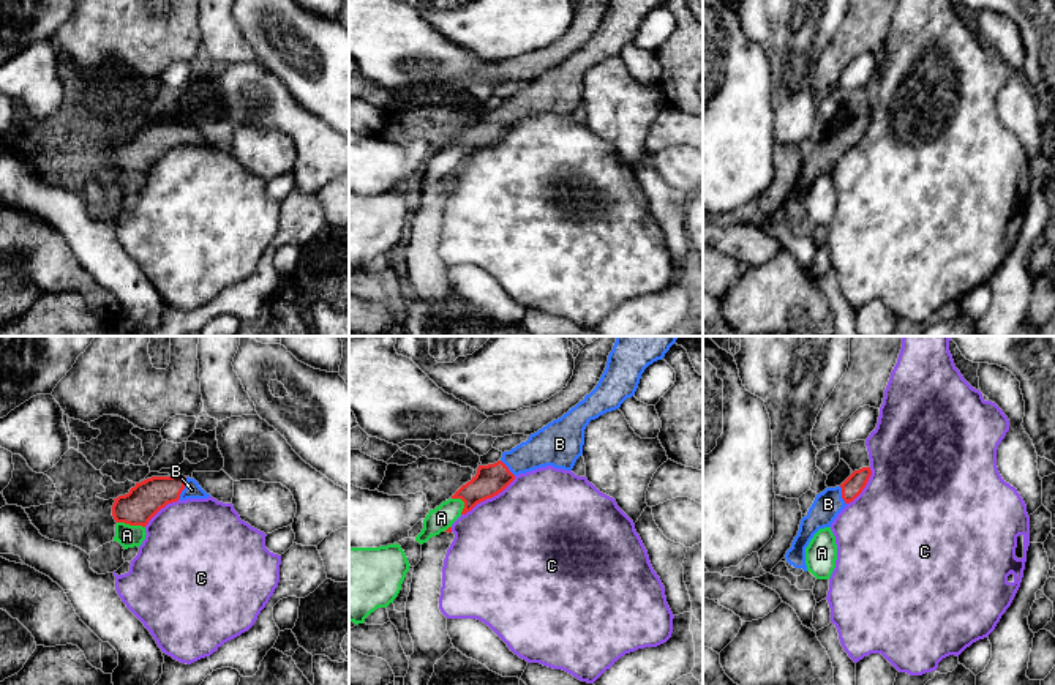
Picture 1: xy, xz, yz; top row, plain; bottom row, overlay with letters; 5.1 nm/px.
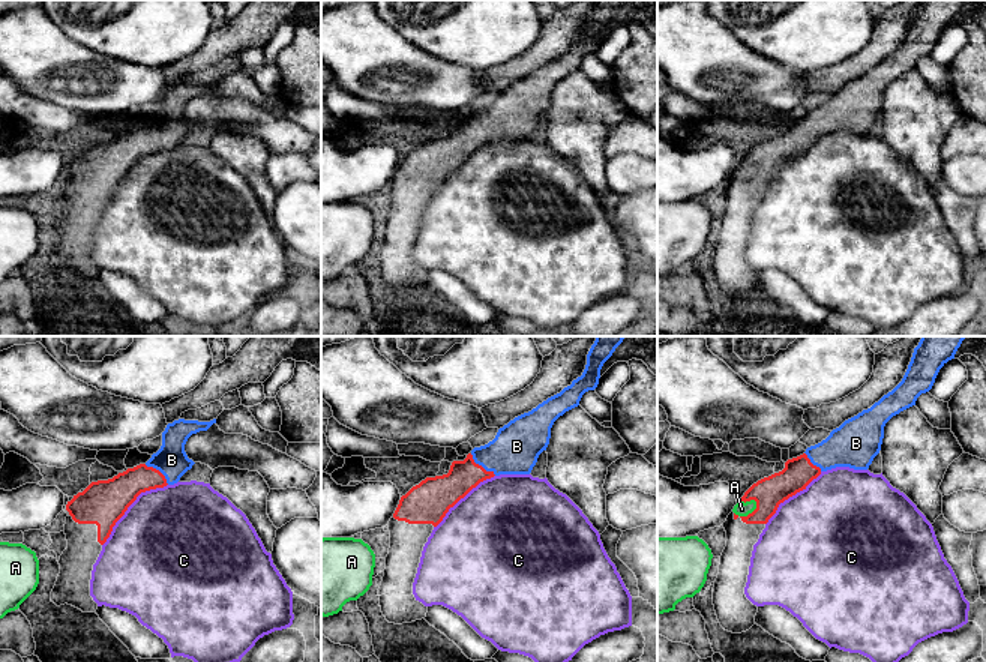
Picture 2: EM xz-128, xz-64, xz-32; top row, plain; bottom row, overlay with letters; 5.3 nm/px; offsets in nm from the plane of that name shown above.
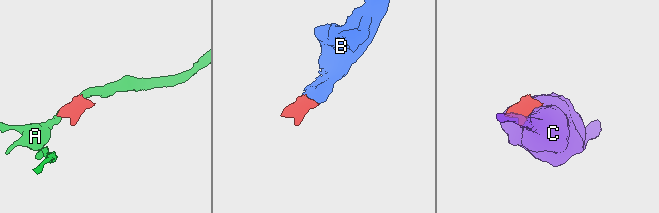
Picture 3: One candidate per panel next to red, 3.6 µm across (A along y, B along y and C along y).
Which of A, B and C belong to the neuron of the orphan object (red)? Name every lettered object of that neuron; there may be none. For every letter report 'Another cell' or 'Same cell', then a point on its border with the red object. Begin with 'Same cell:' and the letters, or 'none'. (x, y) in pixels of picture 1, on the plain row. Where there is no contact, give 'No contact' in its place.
Same cell: B
A: Another cell. Touches red at xy (131, 171)
B: Same cell. Touches red at xy (183, 134)
C: Another cell. Touches red at xz (488, 144)

